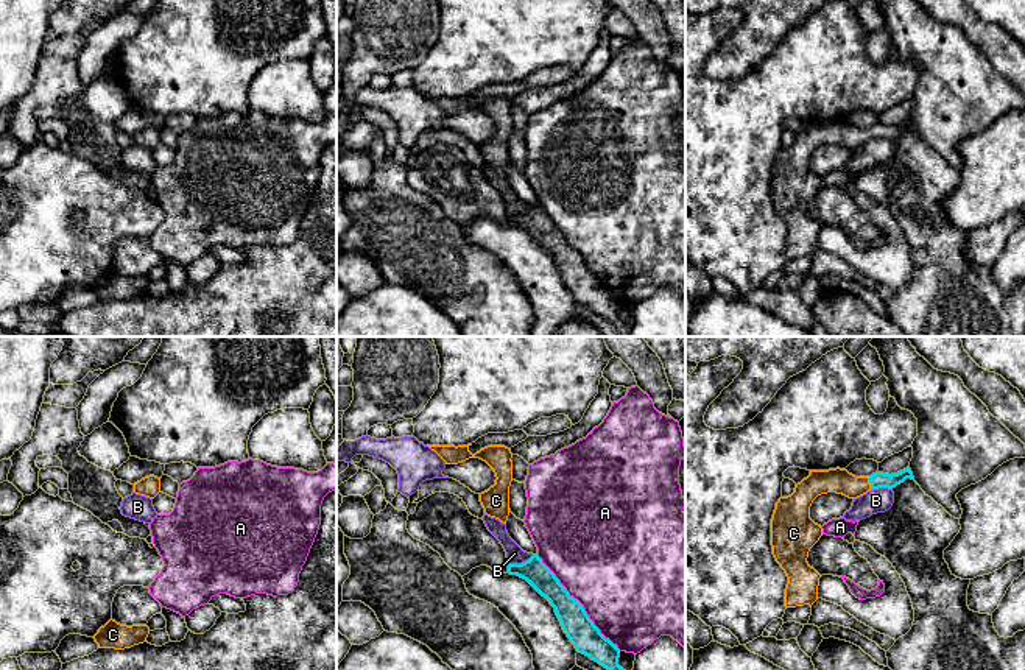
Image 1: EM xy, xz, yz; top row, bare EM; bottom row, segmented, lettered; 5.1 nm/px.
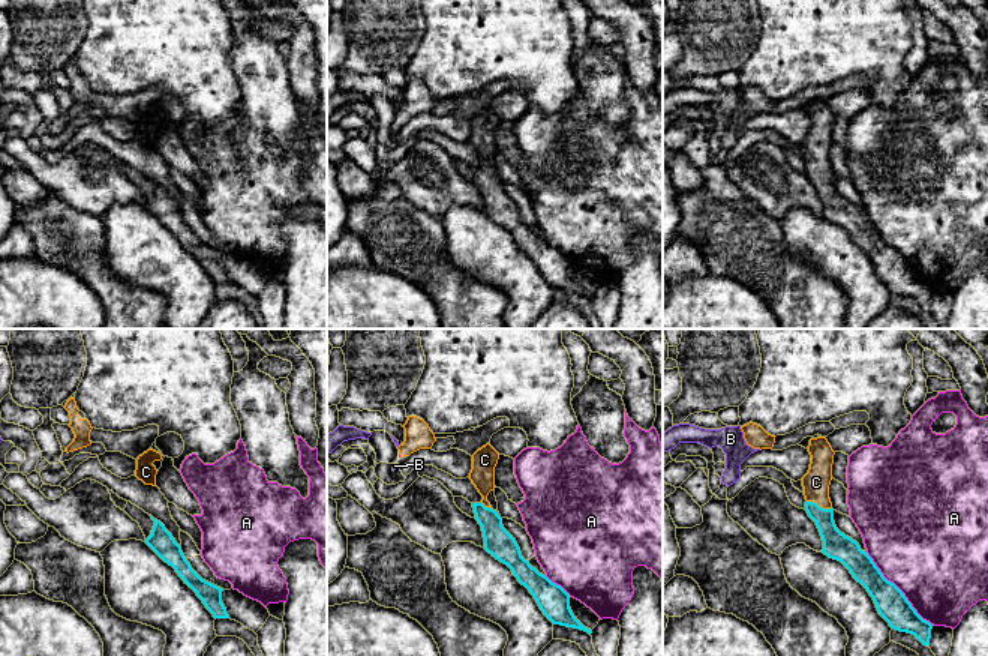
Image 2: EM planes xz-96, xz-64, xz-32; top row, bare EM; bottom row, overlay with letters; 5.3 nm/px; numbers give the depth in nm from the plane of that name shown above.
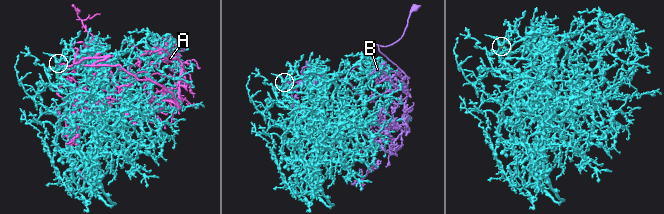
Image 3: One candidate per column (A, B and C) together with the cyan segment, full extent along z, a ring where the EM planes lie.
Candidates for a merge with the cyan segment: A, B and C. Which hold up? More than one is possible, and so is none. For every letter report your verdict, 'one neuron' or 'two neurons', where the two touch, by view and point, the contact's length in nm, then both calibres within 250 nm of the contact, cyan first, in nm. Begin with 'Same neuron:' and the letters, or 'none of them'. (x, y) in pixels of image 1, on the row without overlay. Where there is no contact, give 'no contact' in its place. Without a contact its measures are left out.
Same neuron: C
A: two neurons; meets cyan in xz at (580, 254); contact 650 nm long; 150 nm thick on the cyan side, 500 nm on the other
B: two neurons; meets cyan in xz at (522, 214); contact 140 nm long; 120 nm thick on the cyan side, 90 nm on the other
C: one neuron; meets cyan in yz at (870, 133); contact 70 nm long; 80 nm thick on the cyan side, 130 nm on the other

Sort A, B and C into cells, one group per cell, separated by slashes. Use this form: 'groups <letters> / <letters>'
groups A / B / C

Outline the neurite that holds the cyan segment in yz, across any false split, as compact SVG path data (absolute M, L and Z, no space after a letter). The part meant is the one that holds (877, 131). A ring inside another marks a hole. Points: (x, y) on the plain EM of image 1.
M840 118L810 122L791 146L779 150L771 170L771 196L776 212L788 227L787 259L812 257L818 251L821 226L807 213L810 199L822 187L821 176L810 170L813 151L827 143L857 150L871 140L893 140L907 129L914 131L910 118L891 126L875 123L871 128L855 128Z

